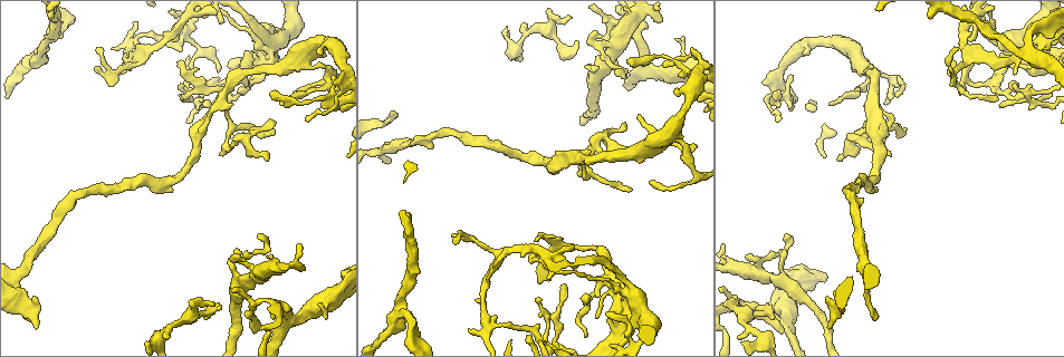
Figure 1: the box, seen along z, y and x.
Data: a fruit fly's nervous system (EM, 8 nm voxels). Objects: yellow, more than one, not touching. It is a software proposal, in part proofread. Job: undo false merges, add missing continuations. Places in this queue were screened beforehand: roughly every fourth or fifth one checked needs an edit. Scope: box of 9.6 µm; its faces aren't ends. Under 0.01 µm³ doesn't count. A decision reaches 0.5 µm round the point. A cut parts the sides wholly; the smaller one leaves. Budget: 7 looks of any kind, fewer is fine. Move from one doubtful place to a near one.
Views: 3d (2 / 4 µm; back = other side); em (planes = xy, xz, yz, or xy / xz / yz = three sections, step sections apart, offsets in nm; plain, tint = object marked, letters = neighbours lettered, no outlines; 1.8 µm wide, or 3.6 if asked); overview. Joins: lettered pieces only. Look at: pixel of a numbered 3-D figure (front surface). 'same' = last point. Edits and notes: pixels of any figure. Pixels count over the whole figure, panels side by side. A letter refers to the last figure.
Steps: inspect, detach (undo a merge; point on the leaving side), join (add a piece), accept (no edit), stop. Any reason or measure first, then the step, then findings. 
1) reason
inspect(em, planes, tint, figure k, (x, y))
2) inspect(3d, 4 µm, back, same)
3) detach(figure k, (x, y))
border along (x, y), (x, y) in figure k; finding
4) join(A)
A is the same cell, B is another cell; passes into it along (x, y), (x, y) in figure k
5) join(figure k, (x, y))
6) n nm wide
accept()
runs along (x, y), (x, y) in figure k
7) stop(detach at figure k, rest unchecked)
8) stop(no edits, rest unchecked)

branch point
inspect(em, planes, letters, figure 1, (240, 284))

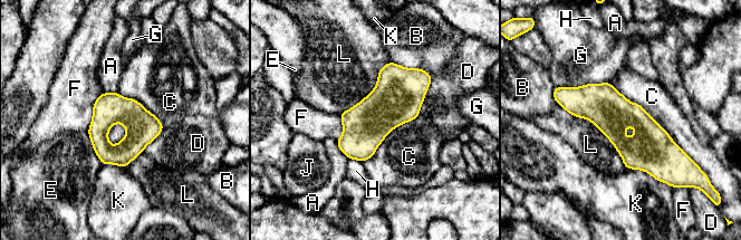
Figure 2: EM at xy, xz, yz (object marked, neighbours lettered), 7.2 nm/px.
accept()
A, B, C, D, E, F, G, H, J, K and L are other cells; runs along (563, 97), (631, 114), (682, 155) in figure 2; continuous, no second cell

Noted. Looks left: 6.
tapers out
inspect(3d, 4 µm, back, figure 1, (572, 17))

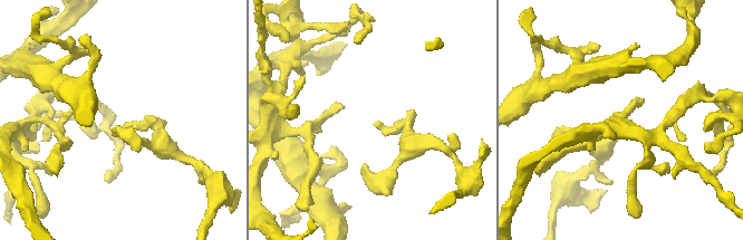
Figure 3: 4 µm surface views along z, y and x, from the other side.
shape alone is not enough
inspect(em, planes, letters, figure 3, (377, 124))

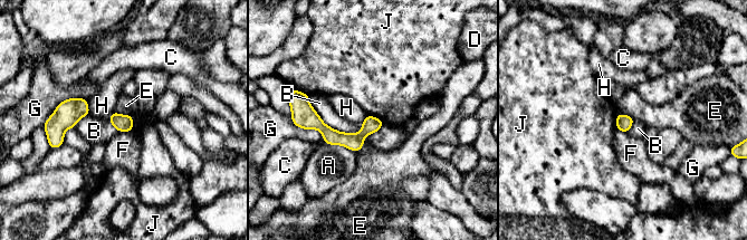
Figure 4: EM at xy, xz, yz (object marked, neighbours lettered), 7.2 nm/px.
B touches over 480 nm
accept()
A, B, C, D, E, F, G, H and J are other cells; runs along (306, 118), (333, 137), (379, 124) in figure 4; no lettered piece goes on from it

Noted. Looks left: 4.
a fork
inspect(3d, 2 µm, figure 1, (855, 54))

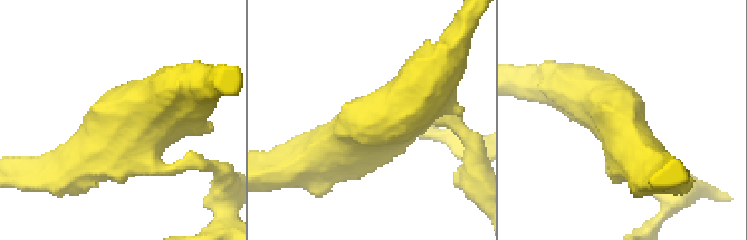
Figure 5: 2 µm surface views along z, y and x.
3 arms; now the EM
inspect(em, planes, letters, figure 5, (123, 124))

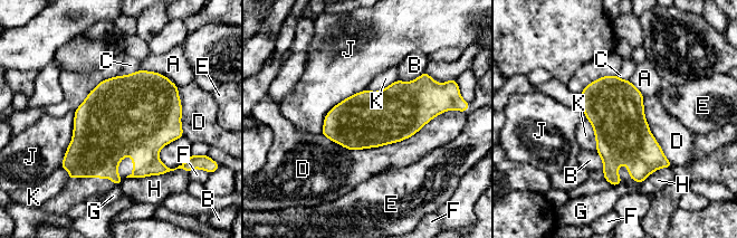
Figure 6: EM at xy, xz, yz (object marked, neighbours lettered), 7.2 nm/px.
400 nm wide
accept()
A, B, C, D, E, F, G, H, J and K are other cells; border along (586, 117), (593, 129), (596, 150) in figure 6; one cell here

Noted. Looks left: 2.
stop(no edits, rest unchecked)

